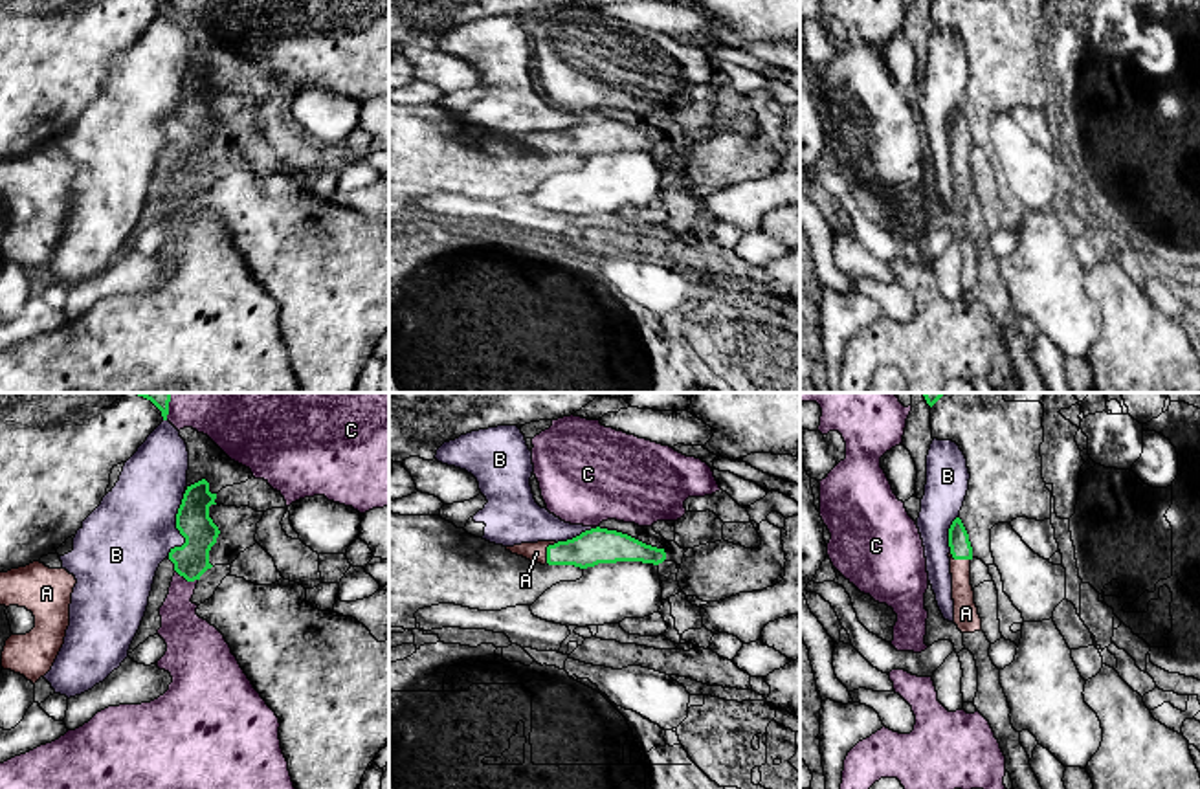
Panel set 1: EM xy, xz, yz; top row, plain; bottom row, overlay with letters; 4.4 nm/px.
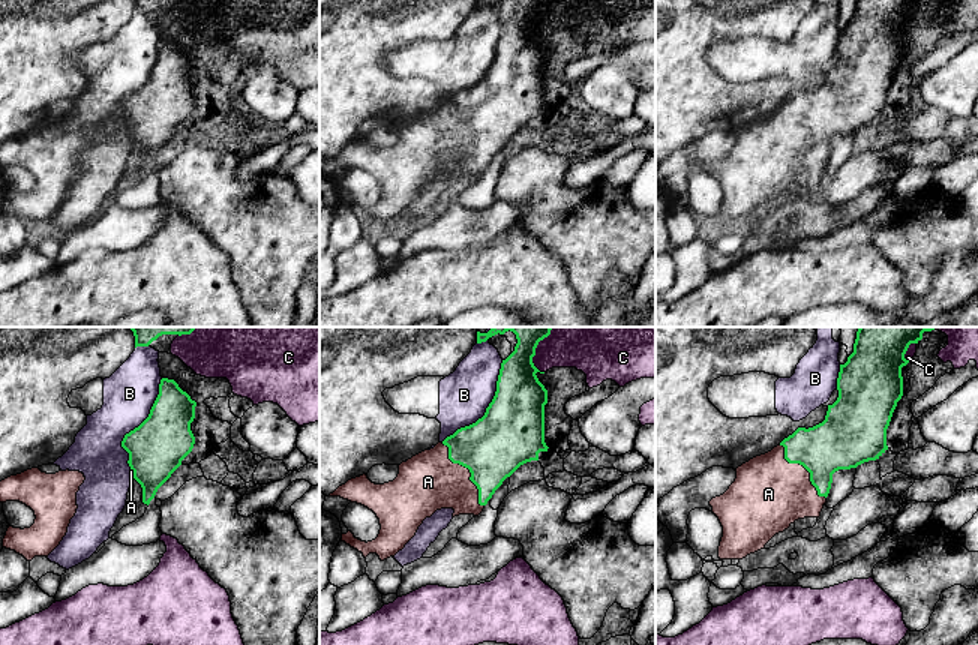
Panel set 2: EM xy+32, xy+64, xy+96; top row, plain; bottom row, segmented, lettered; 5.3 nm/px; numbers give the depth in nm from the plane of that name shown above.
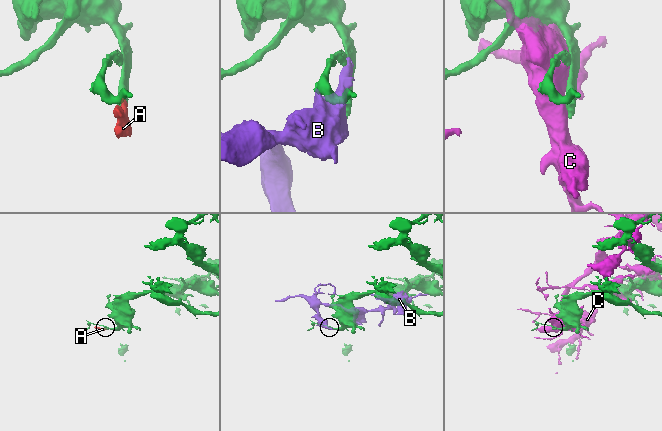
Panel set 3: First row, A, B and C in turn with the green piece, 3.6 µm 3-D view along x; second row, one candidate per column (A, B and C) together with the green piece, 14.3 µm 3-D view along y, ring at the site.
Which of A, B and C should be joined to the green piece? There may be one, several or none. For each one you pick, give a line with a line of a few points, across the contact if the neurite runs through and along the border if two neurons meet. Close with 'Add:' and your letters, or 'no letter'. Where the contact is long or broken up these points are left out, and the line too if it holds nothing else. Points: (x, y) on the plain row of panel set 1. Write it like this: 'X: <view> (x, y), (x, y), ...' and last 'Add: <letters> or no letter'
A: xz (599, 134), (586, 140), (547, 140), (536, 142)
Add: A

